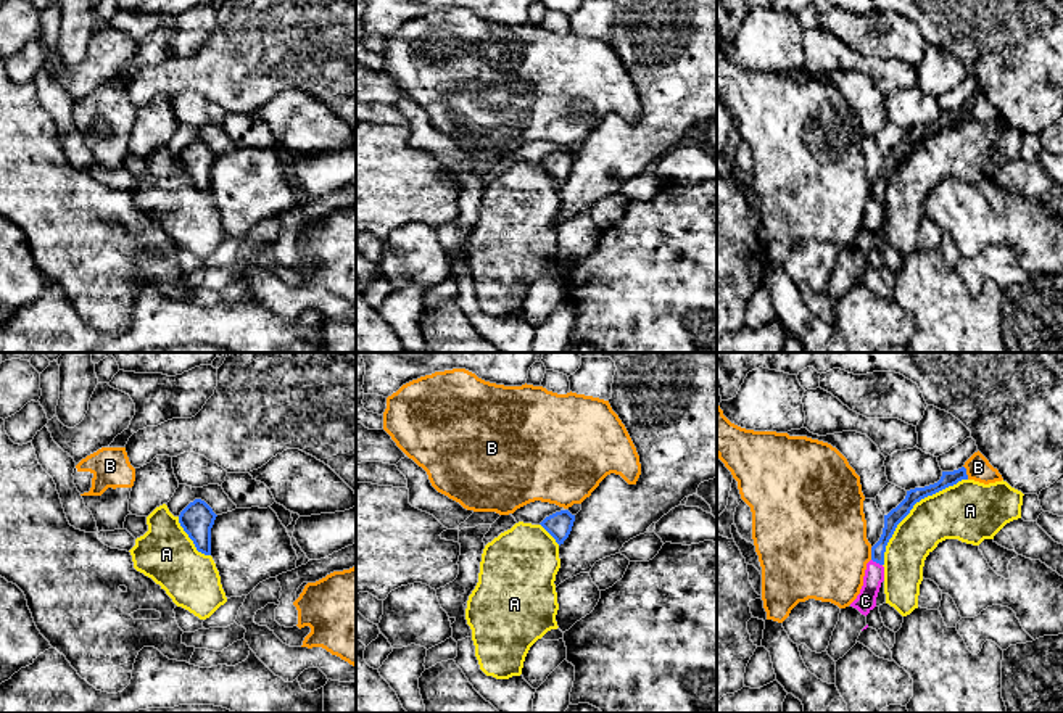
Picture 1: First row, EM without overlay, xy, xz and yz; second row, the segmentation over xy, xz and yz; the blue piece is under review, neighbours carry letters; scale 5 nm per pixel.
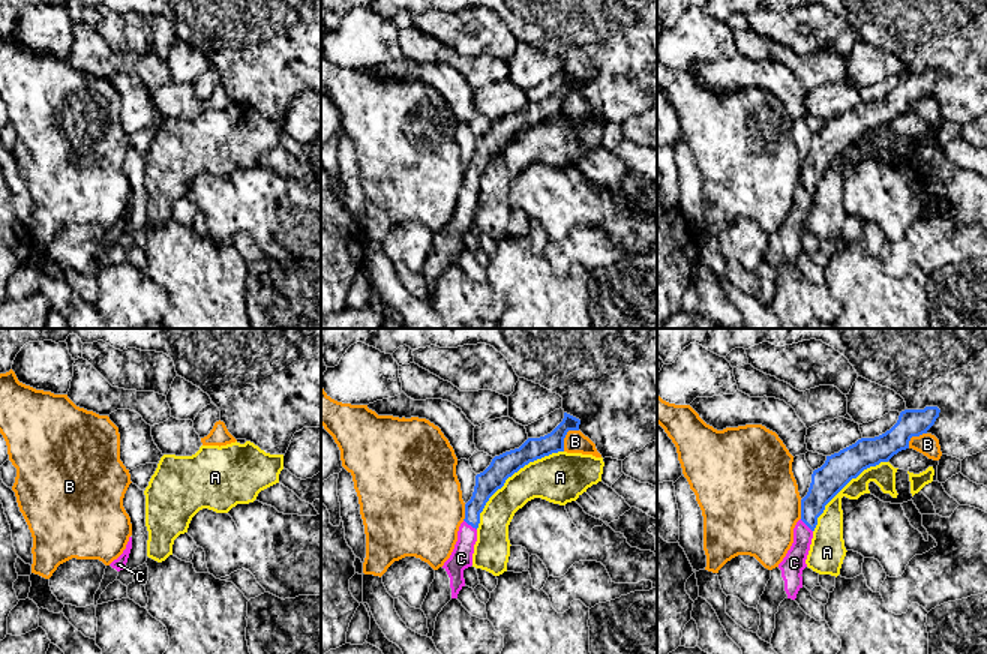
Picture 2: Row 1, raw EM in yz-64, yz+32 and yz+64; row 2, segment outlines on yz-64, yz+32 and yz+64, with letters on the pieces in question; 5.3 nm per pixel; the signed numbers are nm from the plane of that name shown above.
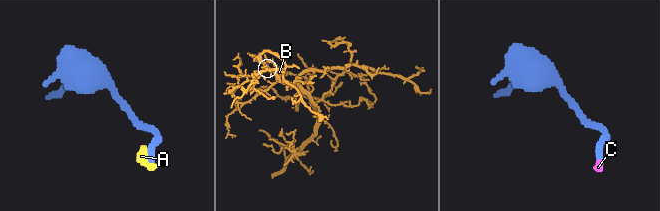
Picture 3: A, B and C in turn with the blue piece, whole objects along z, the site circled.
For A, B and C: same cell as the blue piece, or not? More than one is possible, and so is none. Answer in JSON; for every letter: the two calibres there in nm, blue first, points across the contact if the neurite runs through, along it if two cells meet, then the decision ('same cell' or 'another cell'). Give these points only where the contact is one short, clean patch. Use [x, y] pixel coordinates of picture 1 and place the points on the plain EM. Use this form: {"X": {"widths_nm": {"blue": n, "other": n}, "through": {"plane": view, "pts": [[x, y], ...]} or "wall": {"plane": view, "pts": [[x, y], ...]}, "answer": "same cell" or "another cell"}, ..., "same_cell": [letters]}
{"A": {"widths_nm": {"blue": 80, "other": 280}, "answer": "another cell"}, "B": {"widths_nm": {"blue": 80, "other": 120}, "answer": "another cell"}, "C": {"widths_nm": {"blue": 80, "other": 100}, "through": {"plane": "yz", "pts": [[894, 156], [878, 189], [876, 201], [865, 240]]}, "answer": "same cell"}, "same_cell": ["C"]}

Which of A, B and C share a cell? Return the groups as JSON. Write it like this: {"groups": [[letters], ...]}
{"groups": [["A"], ["B"], ["C"]]}

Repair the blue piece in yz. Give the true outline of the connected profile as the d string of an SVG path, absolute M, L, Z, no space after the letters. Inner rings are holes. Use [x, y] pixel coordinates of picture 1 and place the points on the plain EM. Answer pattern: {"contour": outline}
{"contour": "M965 106L953 111L942 111L942 116L937 122L907 130L905 138L887 155L884 155L883 174L879 180L871 187L871 200L867 203L860 233L849 246L841 248L839 261L826 288L828 295L834 301L842 298L857 283L860 272L868 267L867 254L876 246L876 237L881 222L884 220L883 204L886 185L892 177L897 164L910 153L916 142L949 126L953 126L962 119L968 119Z"}

